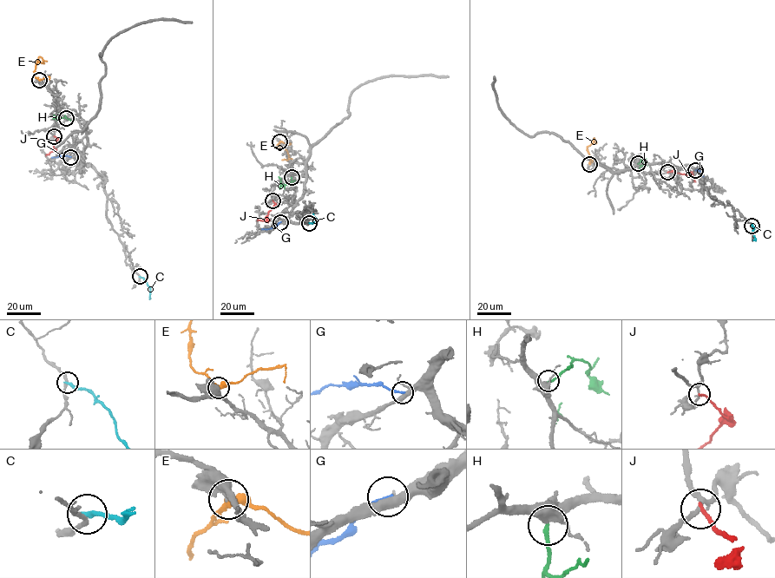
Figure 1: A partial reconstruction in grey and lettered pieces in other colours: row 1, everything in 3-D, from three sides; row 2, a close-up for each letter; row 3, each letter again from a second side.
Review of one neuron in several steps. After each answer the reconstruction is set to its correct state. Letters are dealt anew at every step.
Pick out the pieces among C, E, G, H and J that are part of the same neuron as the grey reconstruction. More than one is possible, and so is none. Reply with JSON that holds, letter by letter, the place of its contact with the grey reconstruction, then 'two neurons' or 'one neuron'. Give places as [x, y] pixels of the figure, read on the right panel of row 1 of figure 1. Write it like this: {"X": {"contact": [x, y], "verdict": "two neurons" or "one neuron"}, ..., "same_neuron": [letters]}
{"C": {"contact": [752, 226], "verdict": "two neurons"}, "E": {"contact": [589, 164], "verdict": "two neurons"}, "G": {"contact": [695, 170], "verdict": "two neurons"}, "H": {"contact": [638, 163], "verdict": "one neuron"}, "J": {"contact": [667, 172], "verdict": "two neurons"}, "same_neuron": ["H"]}

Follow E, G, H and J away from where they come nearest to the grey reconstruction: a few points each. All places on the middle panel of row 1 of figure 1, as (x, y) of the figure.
E: (280, 141), (277, 147), (285, 148), (289, 155), (286, 160), (282, 160)
G: (280, 221), (270, 228), (261, 229)
H: (292, 177), (289, 185), (282, 185), (279, 177)
J: (272, 200), (275, 205), (268, 212), (266, 220), (257, 220)

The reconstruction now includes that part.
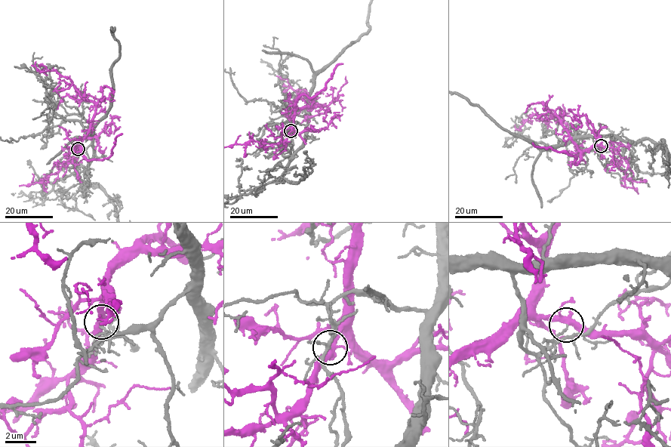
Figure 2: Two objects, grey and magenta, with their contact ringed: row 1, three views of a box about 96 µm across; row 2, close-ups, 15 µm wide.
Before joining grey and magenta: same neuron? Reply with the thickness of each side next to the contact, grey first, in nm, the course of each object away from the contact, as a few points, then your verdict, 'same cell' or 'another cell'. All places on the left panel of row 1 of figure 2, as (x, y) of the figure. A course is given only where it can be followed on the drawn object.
120/300 nm | magenta via (78, 149), (89, 127), (95, 105), (83, 99), (70, 79), (55, 70), (41, 71), (35, 66), (35, 61) | another cell

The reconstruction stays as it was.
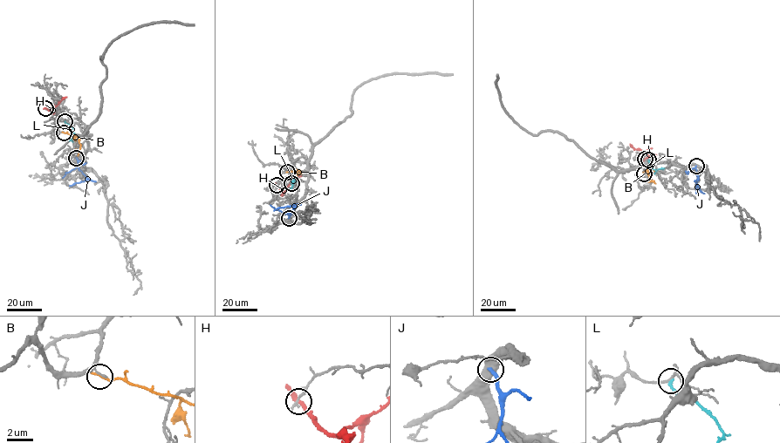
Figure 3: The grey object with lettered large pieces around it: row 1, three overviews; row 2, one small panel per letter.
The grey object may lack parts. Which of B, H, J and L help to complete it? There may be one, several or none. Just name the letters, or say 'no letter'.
no letter

